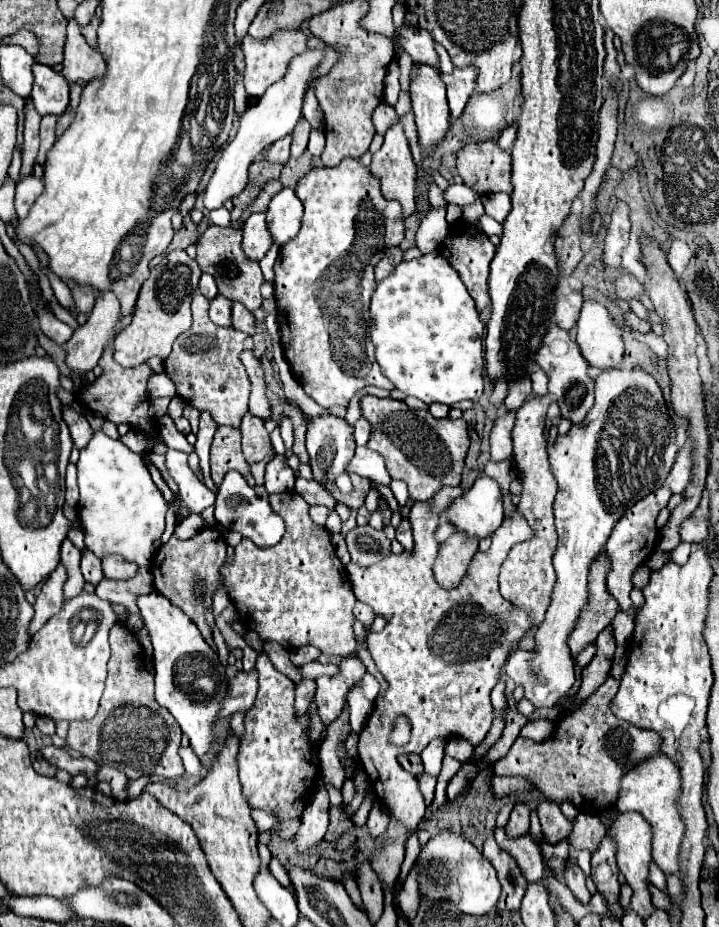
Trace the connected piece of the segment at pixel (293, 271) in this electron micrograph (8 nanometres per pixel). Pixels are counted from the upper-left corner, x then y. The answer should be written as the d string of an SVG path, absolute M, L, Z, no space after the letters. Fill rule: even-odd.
M346 158L334 168L312 168L296 182L294 192L304 204L302 228L294 240L280 248L274 264L274 298L280 314L280 342L294 378L302 384L304 392L312 400L326 408L334 408L338 404L348 406L350 398L366 386L394 390L390 380L380 372L380 366L374 358L376 348L368 334L368 308L376 284L374 264L382 258L386 248L398 246L404 240L400 204L394 200L384 200L378 180L374 180L370 170L364 168L356 158Z

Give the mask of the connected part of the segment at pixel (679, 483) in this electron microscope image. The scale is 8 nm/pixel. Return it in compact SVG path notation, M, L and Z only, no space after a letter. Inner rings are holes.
M690 440L684 444L684 448L678 452L678 458L670 470L670 476L668 476L668 486L674 494L680 494L688 480L690 480L690 474L692 474L692 460L690 460L690 452L692 452L692 444Z

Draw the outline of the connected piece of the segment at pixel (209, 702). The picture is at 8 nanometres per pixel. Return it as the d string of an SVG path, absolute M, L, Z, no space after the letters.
M150 592L138 598L138 608L144 624L150 632L154 648L154 676L156 676L156 700L168 708L180 724L182 732L188 734L190 746L202 758L214 744L214 720L218 708L228 690L228 678L214 650L204 642L196 624L160 592Z

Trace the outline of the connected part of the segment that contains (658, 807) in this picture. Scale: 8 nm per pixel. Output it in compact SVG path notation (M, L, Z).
M654 754L648 760L642 760L640 764L636 764L634 768L630 768L624 776L622 776L622 788L616 800L616 808L620 812L628 812L634 810L638 814L644 816L644 820L650 824L652 828L652 858L654 862L664 870L664 872L672 872L676 876L680 876L680 868L678 868L678 848L680 848L680 840L684 836L684 824L682 818L678 816L676 810L676 798L680 792L680 776L678 776L678 766L674 766L674 762L666 756L666 754Z

